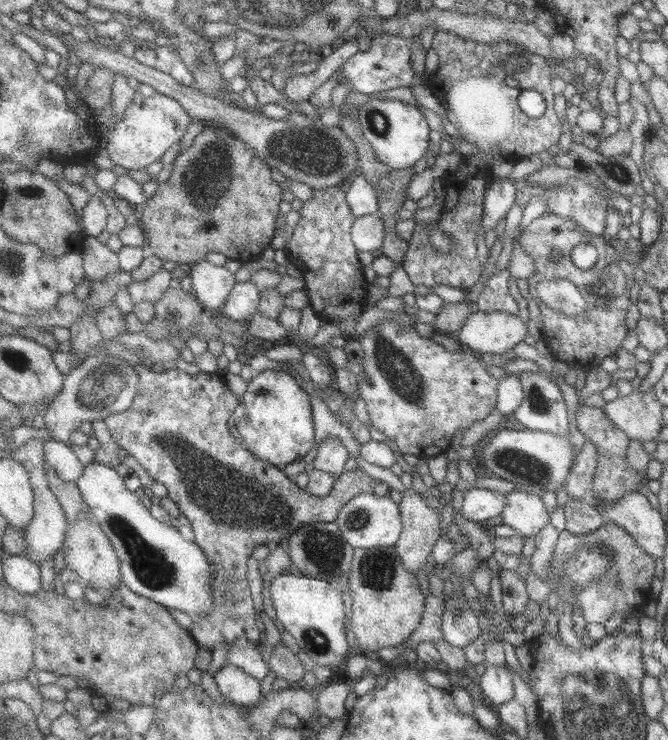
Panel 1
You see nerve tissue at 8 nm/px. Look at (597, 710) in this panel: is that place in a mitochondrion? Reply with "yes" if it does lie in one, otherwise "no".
yes

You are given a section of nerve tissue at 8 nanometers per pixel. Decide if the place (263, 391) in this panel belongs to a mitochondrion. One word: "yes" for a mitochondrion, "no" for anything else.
yes

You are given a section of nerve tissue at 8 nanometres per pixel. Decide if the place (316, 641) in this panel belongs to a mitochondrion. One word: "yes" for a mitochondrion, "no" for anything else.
yes

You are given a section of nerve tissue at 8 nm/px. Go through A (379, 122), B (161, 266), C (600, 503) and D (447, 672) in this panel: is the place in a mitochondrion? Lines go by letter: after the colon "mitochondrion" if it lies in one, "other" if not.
A: mitochondrion
B: other
C: other
D: other

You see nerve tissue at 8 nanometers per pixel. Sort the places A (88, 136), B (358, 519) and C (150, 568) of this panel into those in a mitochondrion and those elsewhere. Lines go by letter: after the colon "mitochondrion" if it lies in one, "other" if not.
A: other
B: mitochondrion
C: mitochondrion

